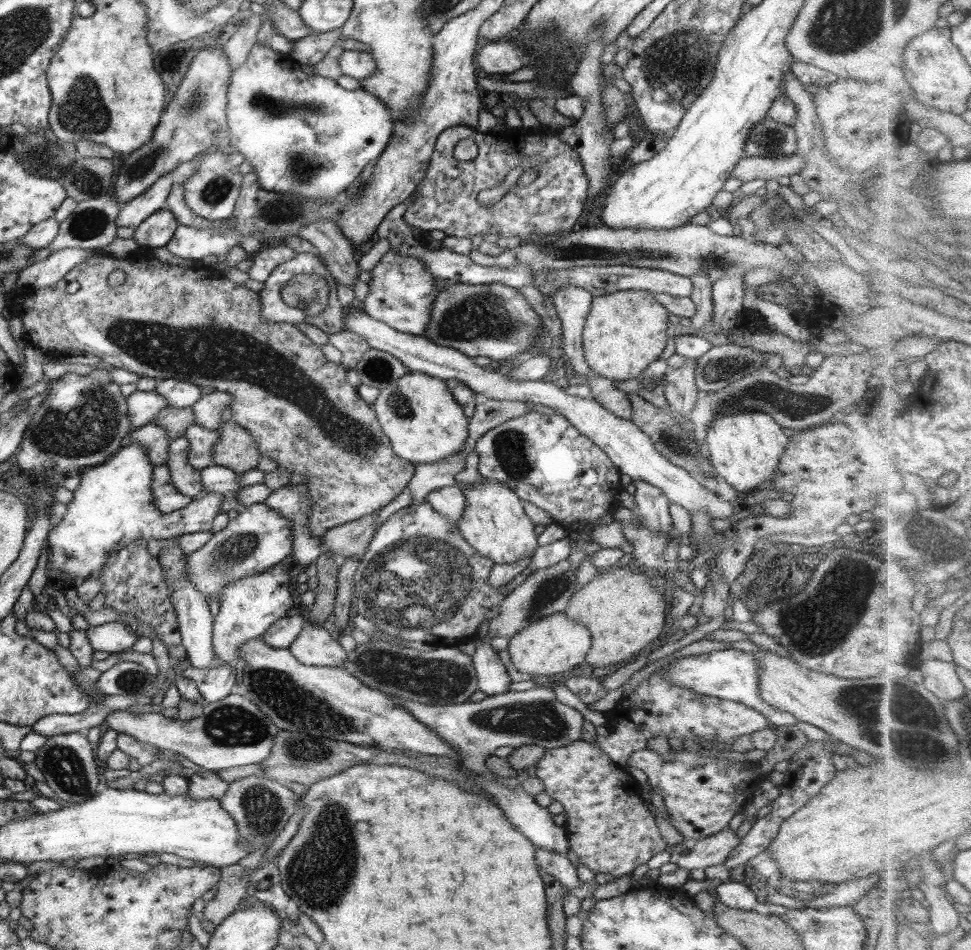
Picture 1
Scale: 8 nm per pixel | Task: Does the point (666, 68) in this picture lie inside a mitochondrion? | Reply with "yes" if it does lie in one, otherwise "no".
yes

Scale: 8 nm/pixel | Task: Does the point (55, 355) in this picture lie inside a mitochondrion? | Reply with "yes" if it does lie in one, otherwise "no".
no

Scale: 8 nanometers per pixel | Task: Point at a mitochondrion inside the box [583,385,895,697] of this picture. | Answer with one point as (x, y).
(814, 629)

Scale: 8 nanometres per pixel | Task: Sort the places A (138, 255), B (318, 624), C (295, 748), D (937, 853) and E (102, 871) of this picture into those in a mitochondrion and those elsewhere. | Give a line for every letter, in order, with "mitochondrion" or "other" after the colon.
A: other
B: other
C: mitochondrion
D: other
E: other

